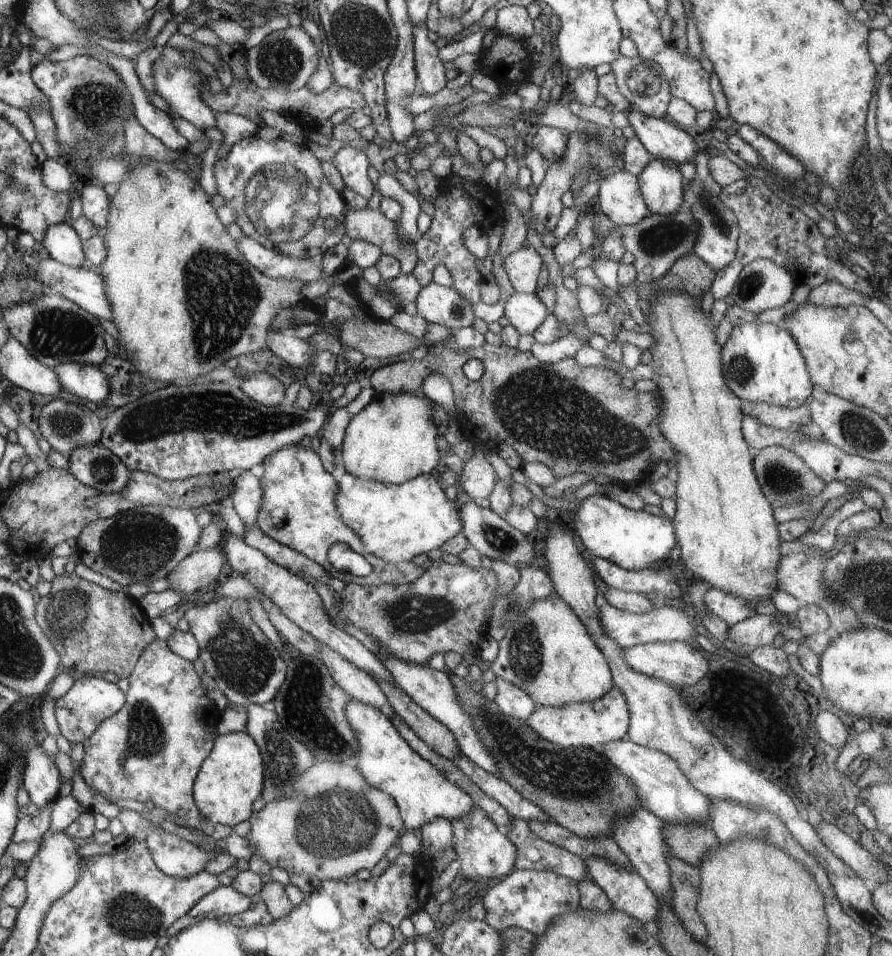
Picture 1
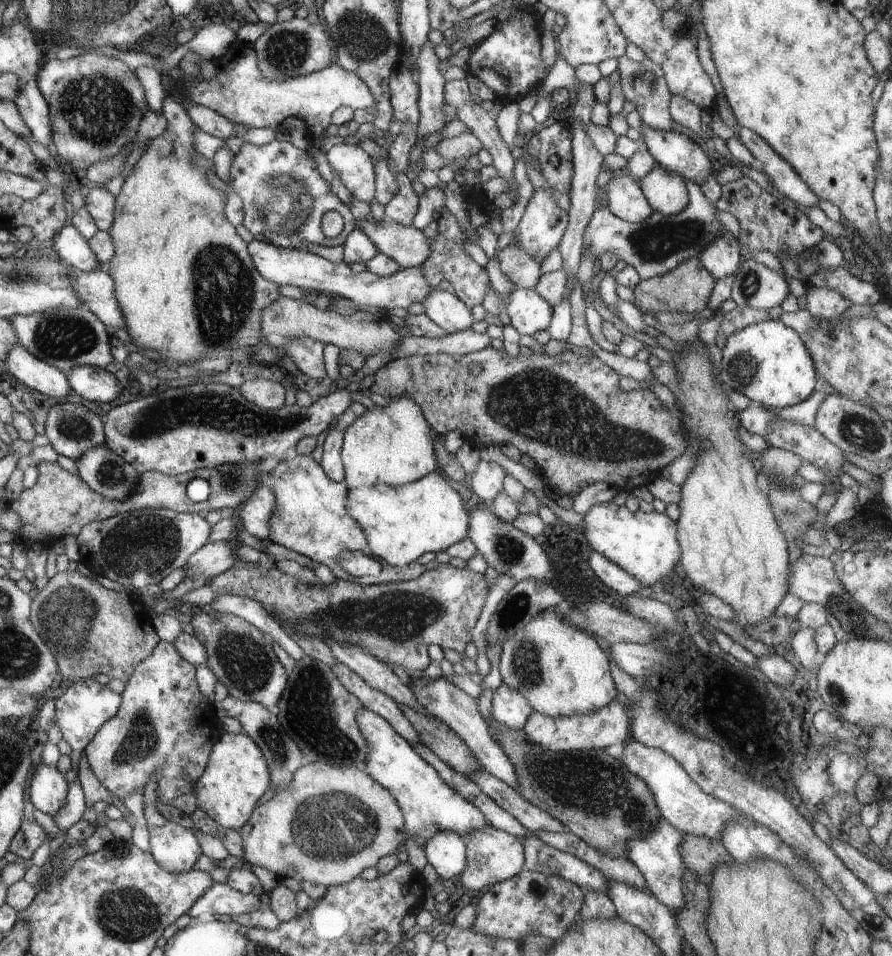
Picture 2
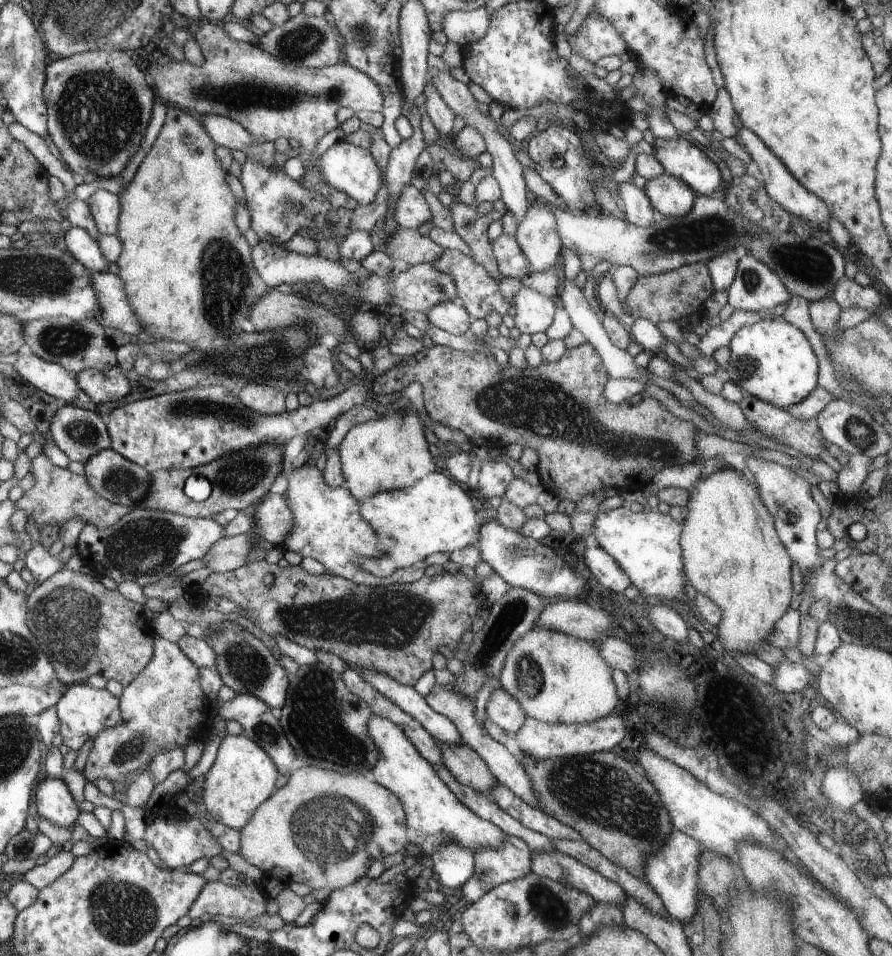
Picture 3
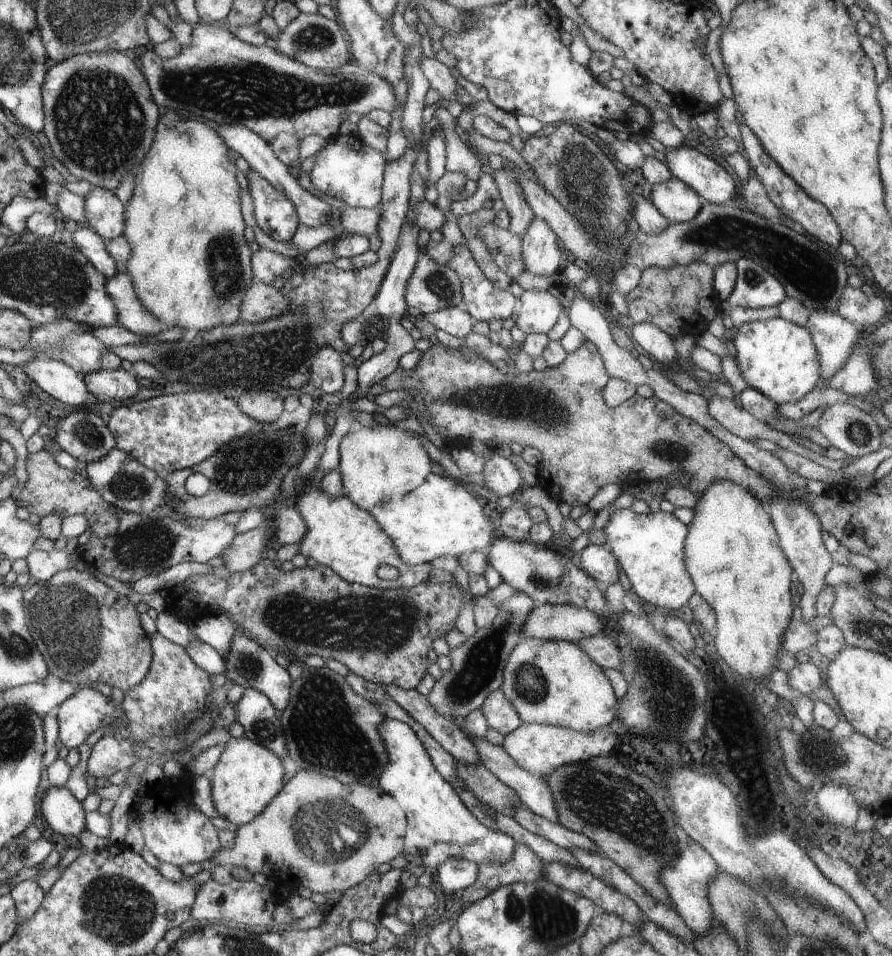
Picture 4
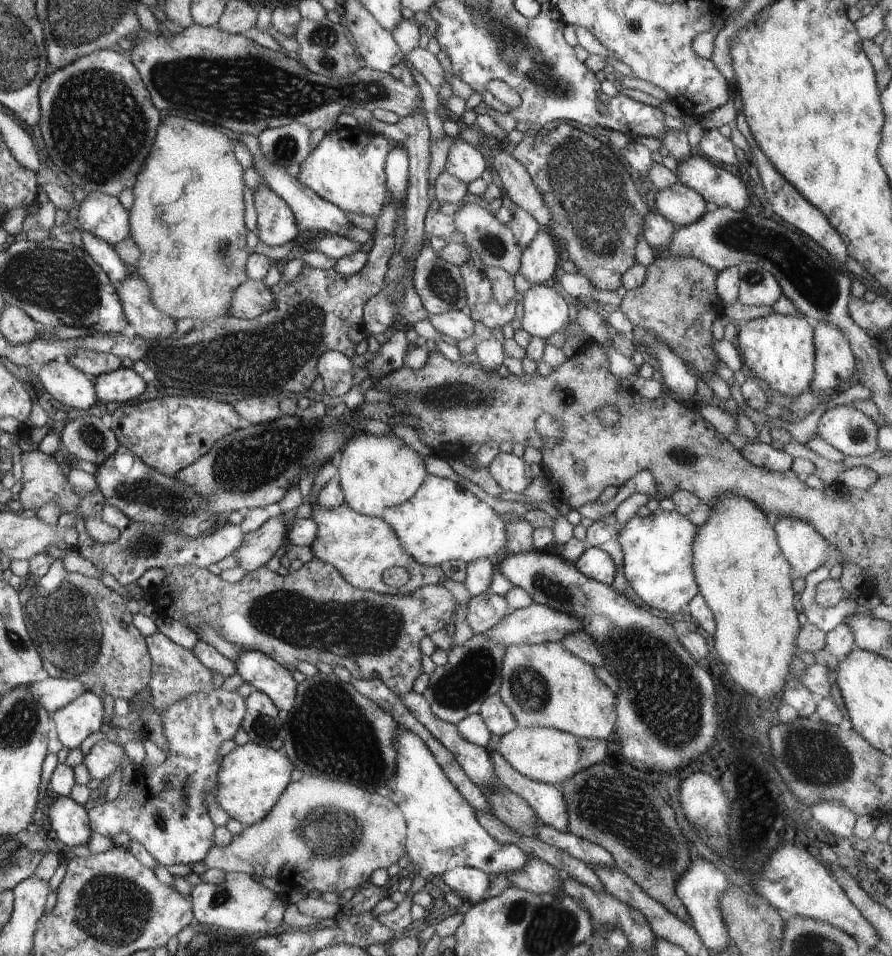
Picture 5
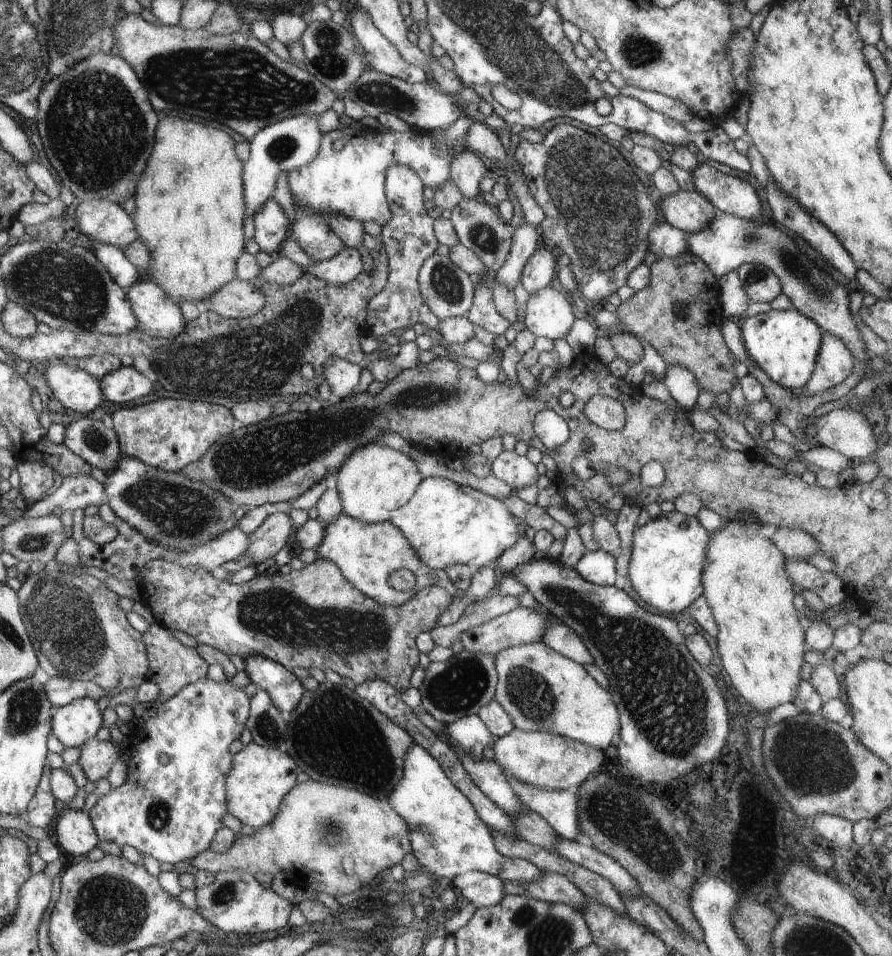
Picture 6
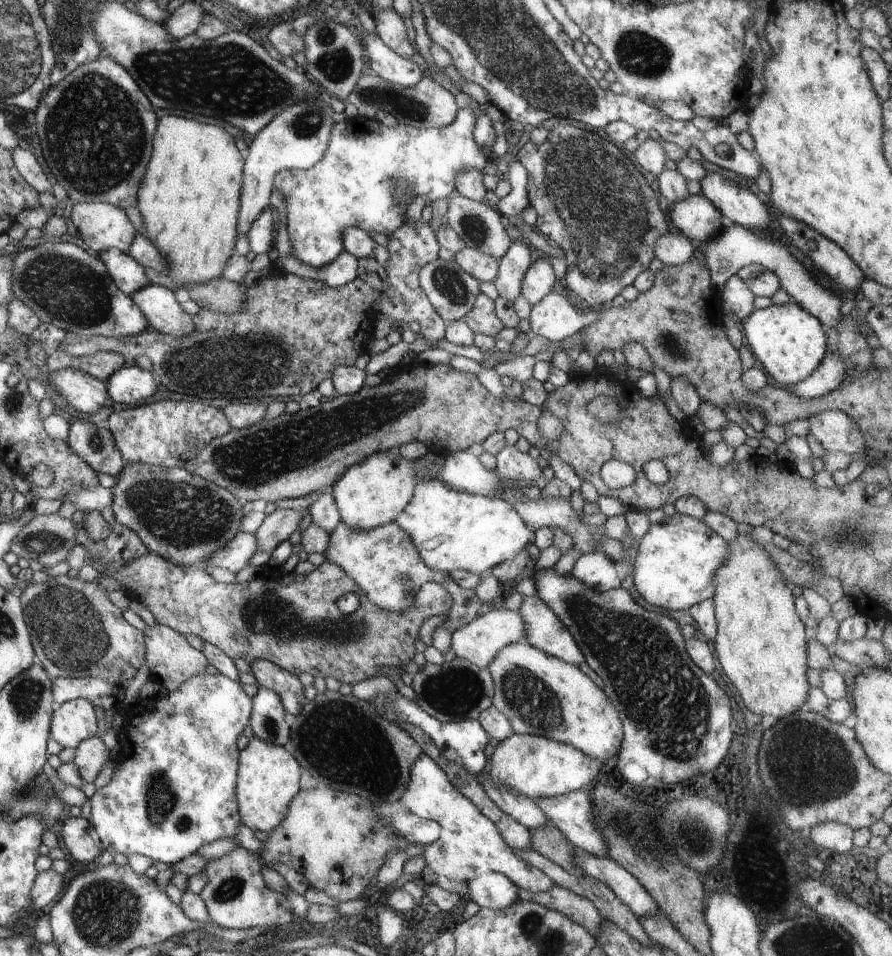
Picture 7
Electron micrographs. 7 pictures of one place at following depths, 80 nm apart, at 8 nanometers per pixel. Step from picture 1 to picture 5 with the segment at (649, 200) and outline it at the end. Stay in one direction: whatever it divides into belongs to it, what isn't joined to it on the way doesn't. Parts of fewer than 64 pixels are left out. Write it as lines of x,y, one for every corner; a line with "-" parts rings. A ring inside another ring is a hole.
680,182
664,190
657,190
654,204
656,211
677,227
700,220
711,208
699,192

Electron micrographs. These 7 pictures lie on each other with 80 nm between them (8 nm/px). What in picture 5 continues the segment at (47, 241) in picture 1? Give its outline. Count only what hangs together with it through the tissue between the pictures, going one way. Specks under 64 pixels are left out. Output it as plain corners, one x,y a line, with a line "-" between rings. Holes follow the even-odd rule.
83,231
81,239
83,249
103,267
113,283
123,281
133,274
133,270
123,262
121,256
111,244
104,242
104,240
88,231

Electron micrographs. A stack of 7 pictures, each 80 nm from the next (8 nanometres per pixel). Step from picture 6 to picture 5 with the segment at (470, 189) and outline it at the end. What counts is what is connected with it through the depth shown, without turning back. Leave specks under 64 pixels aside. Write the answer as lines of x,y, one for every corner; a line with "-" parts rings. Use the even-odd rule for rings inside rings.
454,137
451,140
444,170
470,184
482,176
488,164
488,158
479,148
460,137

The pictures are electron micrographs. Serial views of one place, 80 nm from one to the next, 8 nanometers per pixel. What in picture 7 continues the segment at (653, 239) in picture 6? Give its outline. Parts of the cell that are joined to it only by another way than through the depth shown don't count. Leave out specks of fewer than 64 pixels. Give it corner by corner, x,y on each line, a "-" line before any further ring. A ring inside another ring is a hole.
662,234
654,244
655,258
666,266
678,266
688,262
694,255
695,247
684,234

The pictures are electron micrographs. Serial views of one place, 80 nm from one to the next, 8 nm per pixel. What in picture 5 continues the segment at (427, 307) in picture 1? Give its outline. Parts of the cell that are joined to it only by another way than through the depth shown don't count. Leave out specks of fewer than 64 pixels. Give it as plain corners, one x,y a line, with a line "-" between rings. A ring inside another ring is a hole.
452,309
439,315
428,315
427,319
444,339
452,343
474,336
475,320
461,310

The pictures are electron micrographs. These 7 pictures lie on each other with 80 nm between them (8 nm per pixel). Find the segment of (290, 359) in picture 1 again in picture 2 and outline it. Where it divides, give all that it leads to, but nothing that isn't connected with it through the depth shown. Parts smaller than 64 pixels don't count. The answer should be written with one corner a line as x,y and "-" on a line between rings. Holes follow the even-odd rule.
295,337
280,347
291,361
310,378
320,380
328,377
324,362
323,342
310,337

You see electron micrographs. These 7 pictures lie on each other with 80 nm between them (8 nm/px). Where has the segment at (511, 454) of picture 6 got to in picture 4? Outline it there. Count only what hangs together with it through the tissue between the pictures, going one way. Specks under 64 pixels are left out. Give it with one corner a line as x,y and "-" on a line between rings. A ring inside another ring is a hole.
495,453
485,462
480,477
484,480
484,487
499,497
513,494
523,484
518,468
506,457

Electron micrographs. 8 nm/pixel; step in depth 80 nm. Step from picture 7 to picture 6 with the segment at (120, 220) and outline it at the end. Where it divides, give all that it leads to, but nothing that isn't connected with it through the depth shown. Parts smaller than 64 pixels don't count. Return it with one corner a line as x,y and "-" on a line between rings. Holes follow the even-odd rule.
108,199
82,201
76,210
76,221
90,243
122,248
138,240
135,222
122,205

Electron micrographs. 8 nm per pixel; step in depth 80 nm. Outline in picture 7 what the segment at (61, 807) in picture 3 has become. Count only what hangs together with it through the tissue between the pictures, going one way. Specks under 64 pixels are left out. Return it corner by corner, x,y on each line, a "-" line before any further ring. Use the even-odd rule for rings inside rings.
82,816
70,817
62,824
62,840
70,856
84,865
93,866
103,844
95,826

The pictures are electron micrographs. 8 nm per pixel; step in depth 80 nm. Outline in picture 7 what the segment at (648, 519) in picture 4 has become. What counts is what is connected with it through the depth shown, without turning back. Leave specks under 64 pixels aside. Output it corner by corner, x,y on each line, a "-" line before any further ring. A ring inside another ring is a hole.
676,512
661,523
651,524
648,532
641,537
632,580
638,594
646,602
650,602
658,608
664,608
664,610
669,608
682,612
682,610
688,610
691,606
703,600
713,600
713,594
715,593
713,590
713,574
725,561
727,554
728,547
725,538
710,530
703,520

